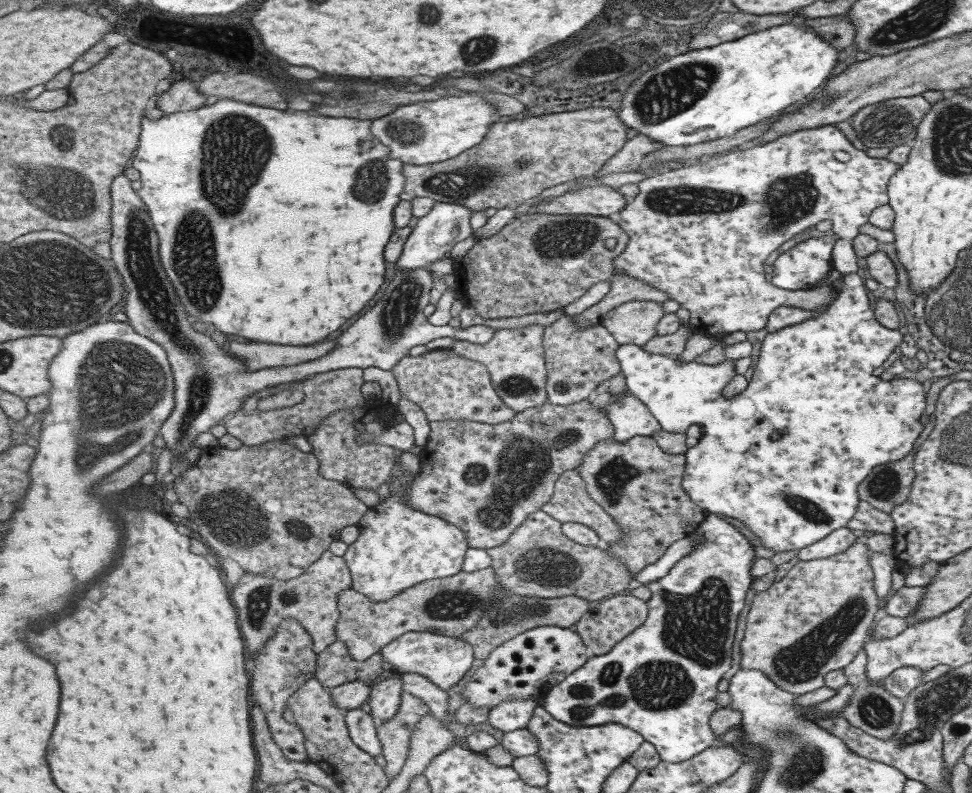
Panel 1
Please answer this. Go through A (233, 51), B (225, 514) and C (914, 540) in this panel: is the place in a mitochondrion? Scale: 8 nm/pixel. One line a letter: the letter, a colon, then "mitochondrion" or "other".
A: other
B: mitochondrion
C: other

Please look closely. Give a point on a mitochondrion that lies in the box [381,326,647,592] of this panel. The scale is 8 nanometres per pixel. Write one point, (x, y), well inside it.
(523, 465)

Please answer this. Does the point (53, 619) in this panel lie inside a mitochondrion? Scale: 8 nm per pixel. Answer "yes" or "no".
no

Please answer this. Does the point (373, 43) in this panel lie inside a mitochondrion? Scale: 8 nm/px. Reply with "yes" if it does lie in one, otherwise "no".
no

